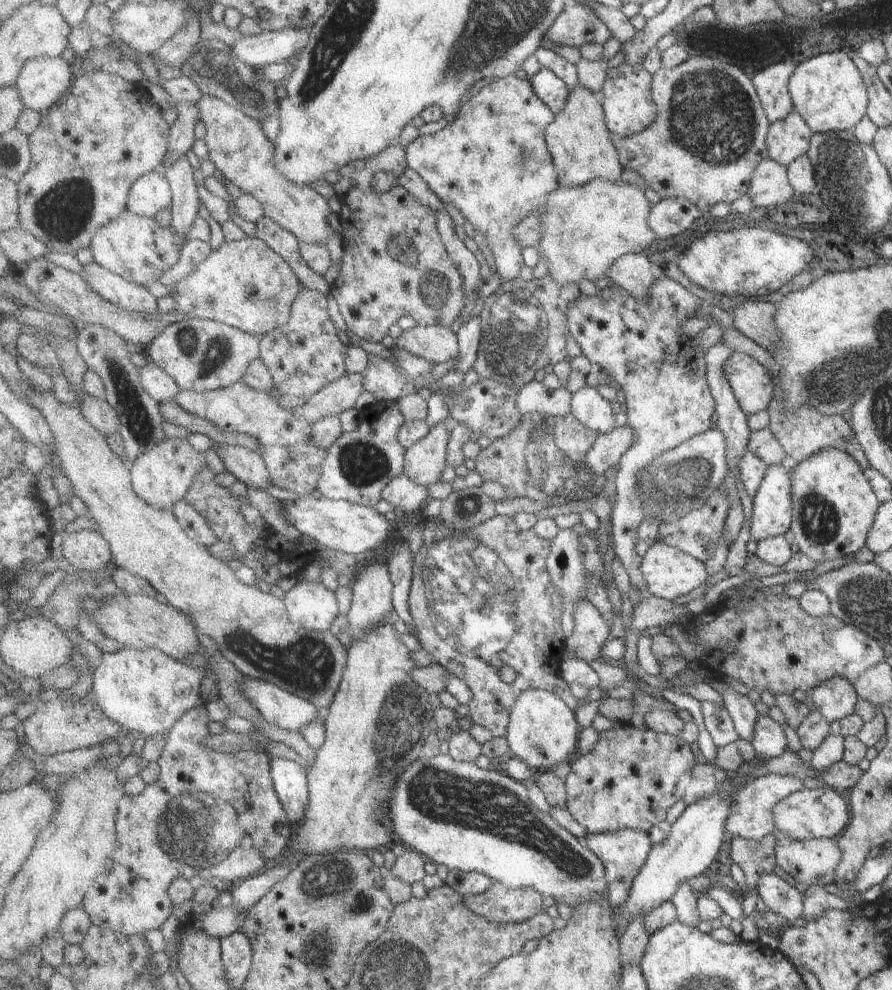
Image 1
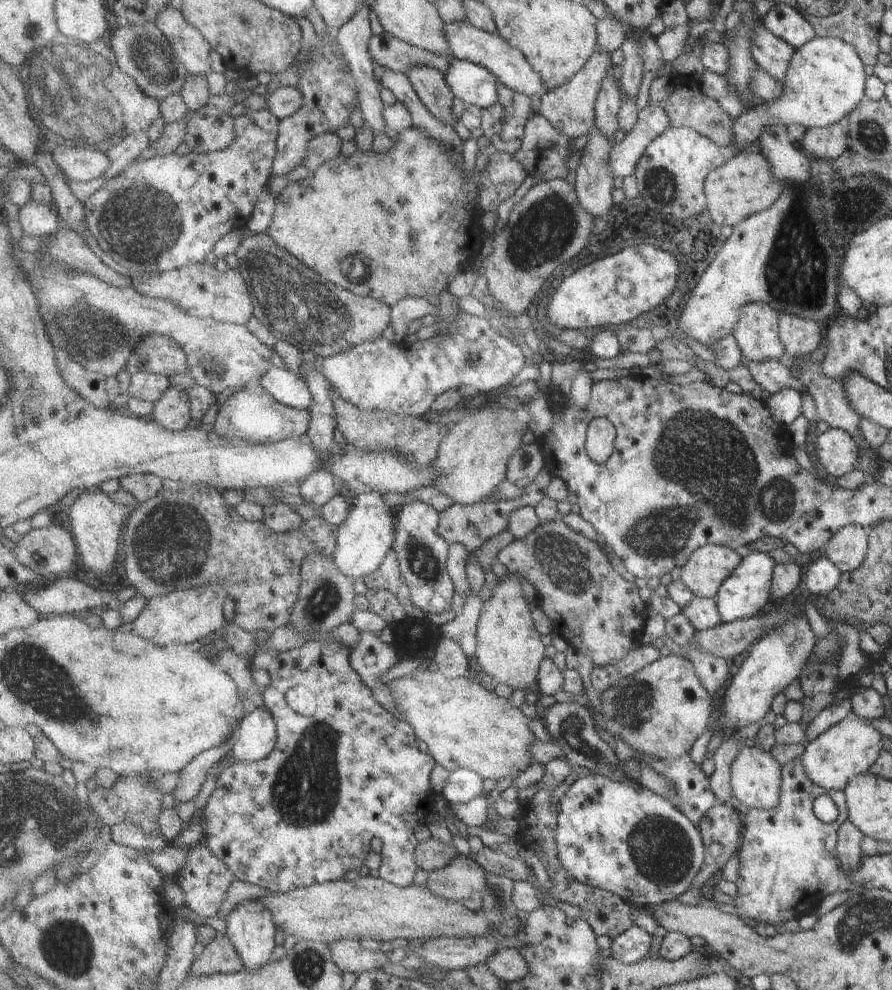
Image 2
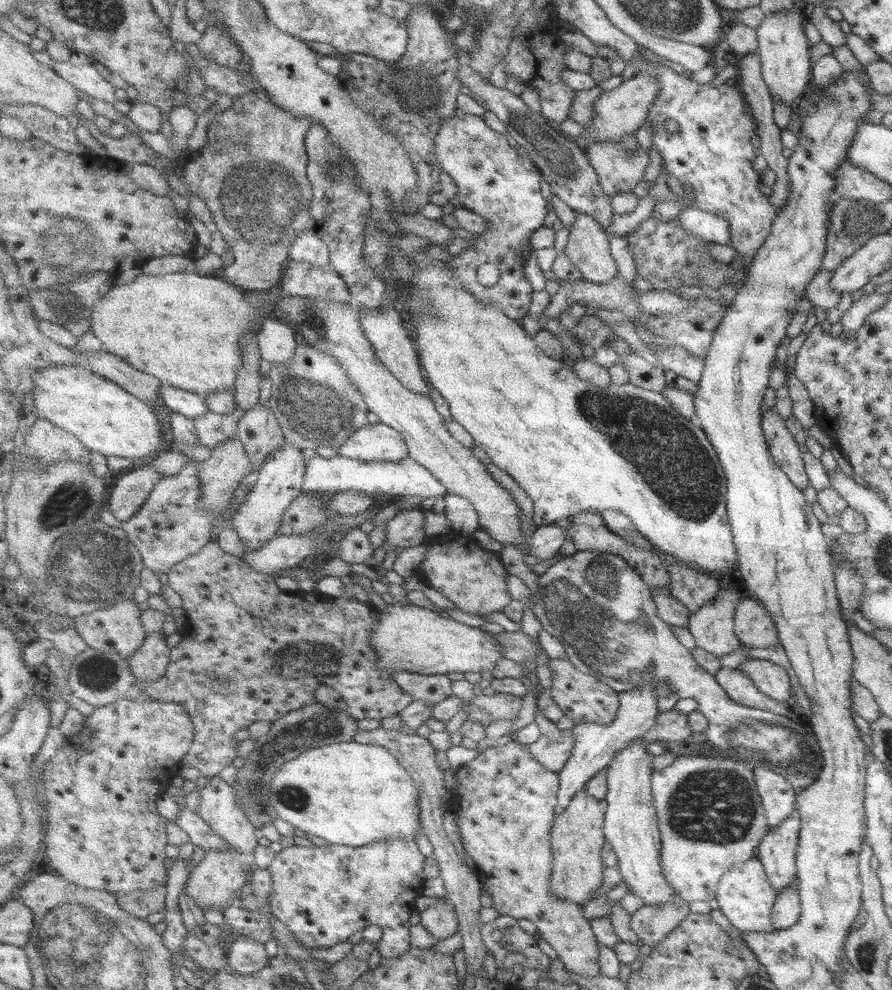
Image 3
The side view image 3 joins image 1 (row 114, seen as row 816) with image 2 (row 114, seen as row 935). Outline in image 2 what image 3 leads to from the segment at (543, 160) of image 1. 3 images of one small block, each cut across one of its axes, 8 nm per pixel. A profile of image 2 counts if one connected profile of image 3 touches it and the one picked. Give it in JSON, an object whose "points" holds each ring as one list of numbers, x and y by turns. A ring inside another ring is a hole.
{"points":[[597,50,582,72,579,72,564,86,542,96,539,113,546,117,554,128,570,138,575,139,578,136,588,135,597,126,596,113,600,90,603,89,604,80,613,65,614,60,610,52]]}

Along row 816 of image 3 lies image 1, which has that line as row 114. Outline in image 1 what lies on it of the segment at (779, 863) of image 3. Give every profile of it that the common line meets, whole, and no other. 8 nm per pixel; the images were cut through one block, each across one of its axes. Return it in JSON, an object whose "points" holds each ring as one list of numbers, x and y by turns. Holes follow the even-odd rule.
{"points":[[793,110,784,120,770,125,765,138,769,157,787,167,800,155,807,154,812,135,812,129]]}

